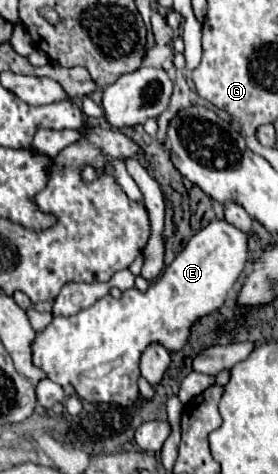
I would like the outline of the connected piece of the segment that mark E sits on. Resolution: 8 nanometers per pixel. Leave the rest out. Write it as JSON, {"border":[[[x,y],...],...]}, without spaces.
{"border":[[[211,221],[205,229],[195,233],[185,249],[175,257],[175,261],[165,269],[165,273],[149,287],[147,293],[137,291],[135,287],[125,291],[121,299],[111,295],[101,297],[87,309],[81,309],[77,315],[61,317],[53,315],[53,321],[35,333],[33,339],[33,365],[39,367],[51,381],[59,385],[71,383],[77,395],[89,403],[115,403],[115,405],[131,405],[137,395],[137,379],[139,379],[139,357],[145,347],[153,341],[159,341],[169,351],[179,351],[189,337],[191,325],[203,317],[219,309],[243,273],[247,261],[247,243],[249,237],[235,229],[227,221]]]}

